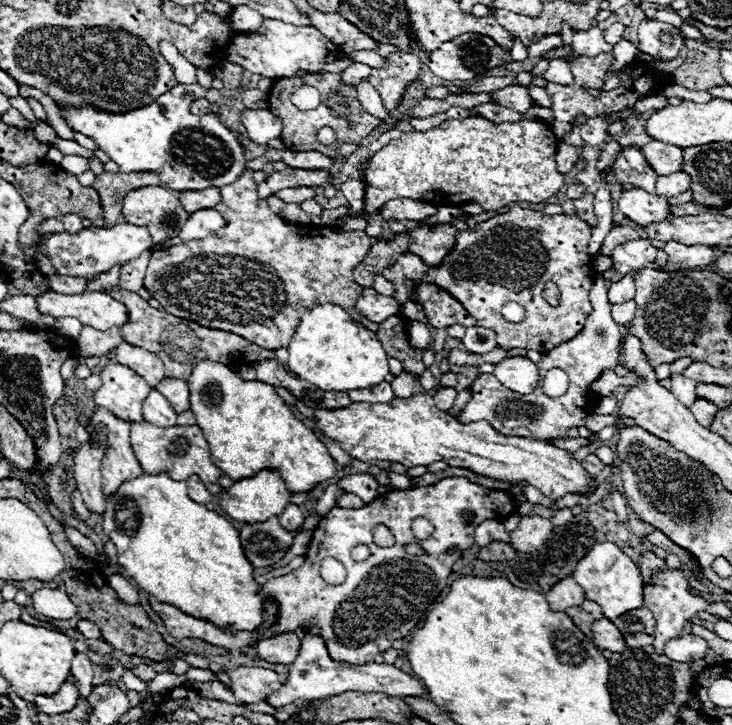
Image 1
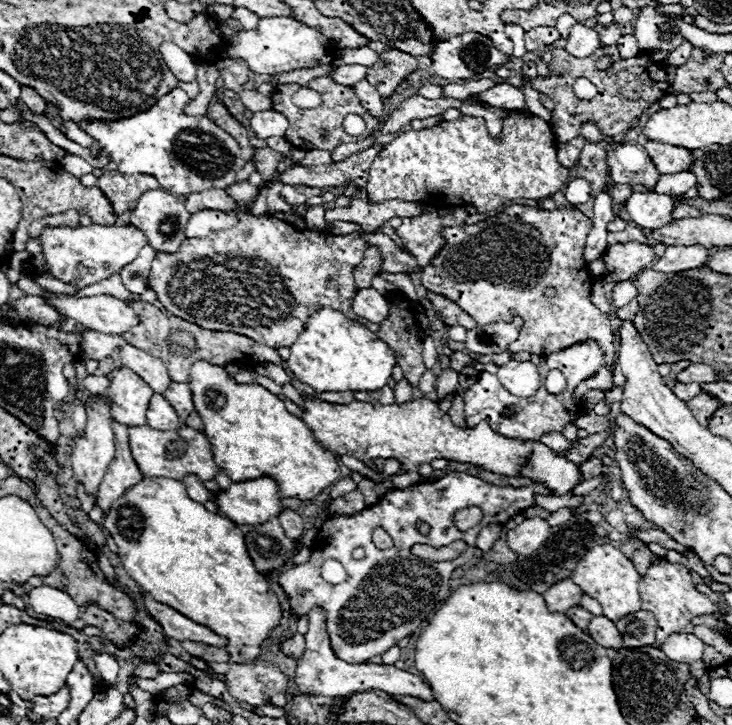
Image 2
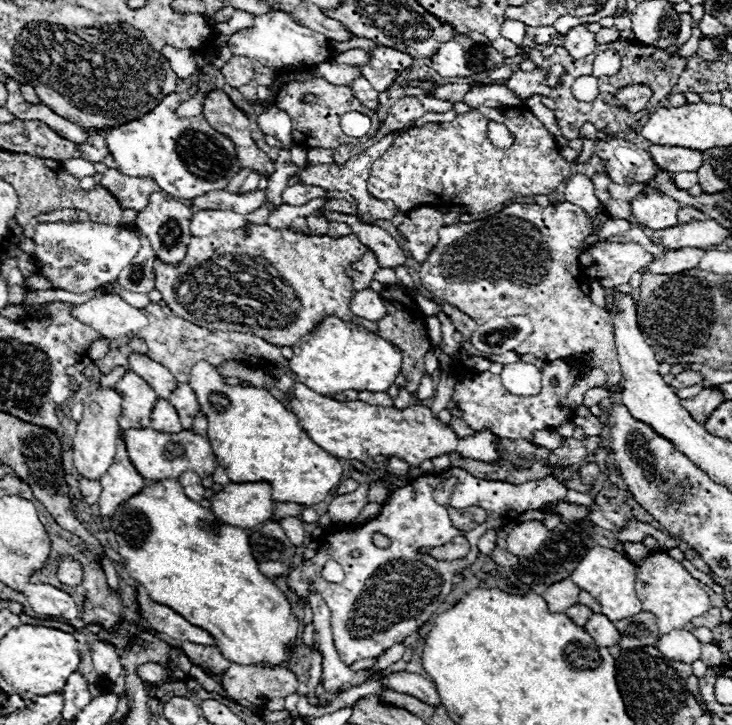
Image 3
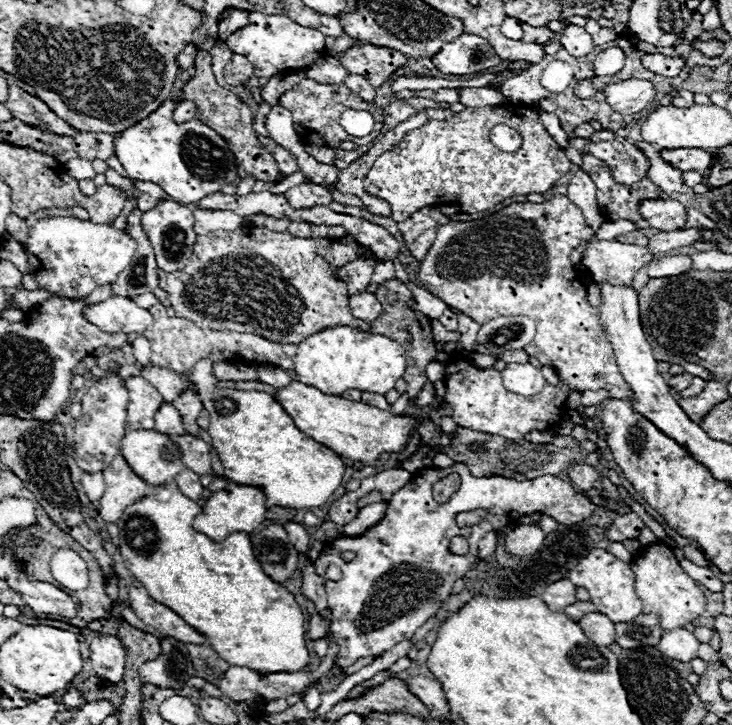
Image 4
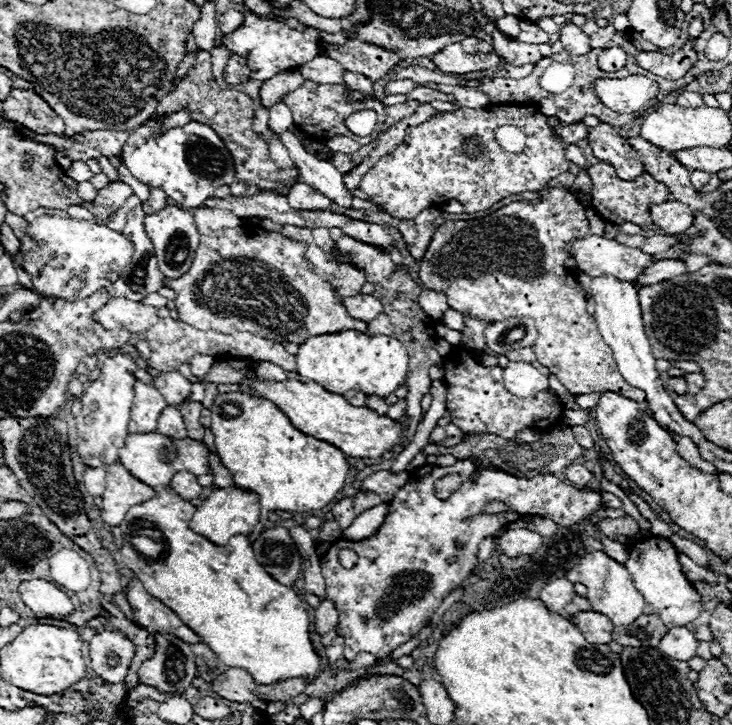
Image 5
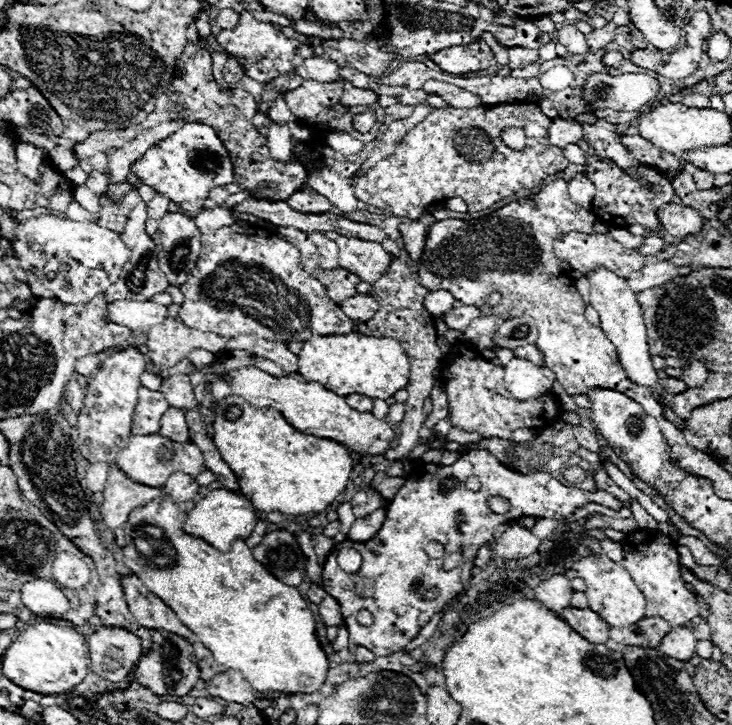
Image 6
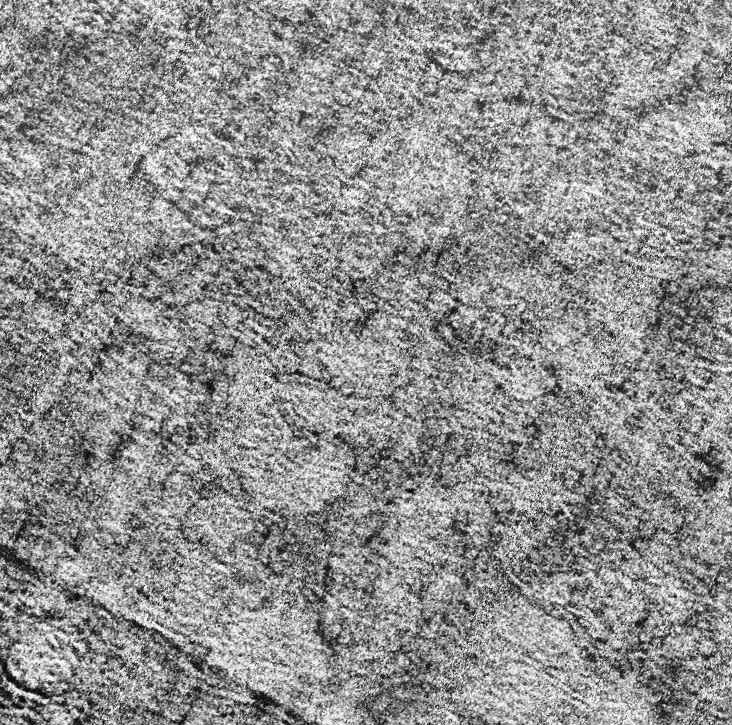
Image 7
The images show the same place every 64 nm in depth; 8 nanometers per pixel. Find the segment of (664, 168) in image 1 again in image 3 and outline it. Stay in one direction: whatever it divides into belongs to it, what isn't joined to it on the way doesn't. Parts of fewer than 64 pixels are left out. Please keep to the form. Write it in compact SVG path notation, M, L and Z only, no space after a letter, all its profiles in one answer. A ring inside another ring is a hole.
M656 144L648 146L652 160L666 172L692 172L702 164L702 154L690 148L660 148Z

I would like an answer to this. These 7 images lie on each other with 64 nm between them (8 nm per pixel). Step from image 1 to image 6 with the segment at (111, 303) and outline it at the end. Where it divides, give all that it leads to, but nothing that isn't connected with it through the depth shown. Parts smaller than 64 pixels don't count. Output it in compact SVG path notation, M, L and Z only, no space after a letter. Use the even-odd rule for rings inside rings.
M116 300L108 304L108 318L114 324L122 324L132 332L148 330L166 318L168 308L150 300Z

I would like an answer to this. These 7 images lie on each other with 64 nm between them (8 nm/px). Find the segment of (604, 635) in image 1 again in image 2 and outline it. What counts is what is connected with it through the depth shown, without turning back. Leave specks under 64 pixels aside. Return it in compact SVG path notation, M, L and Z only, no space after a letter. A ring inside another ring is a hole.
M594 616L588 624L588 634L596 640L596 644L604 648L616 648L616 650L622 648L620 632L614 626L614 622L608 620L606 616Z

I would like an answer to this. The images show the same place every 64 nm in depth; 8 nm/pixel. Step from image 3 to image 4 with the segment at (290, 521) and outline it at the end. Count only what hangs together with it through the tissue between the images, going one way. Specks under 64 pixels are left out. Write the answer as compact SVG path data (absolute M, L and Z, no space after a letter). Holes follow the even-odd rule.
M288 522L288 524L284 524L284 530L288 532L288 538L290 538L290 542L294 544L294 548L296 548L298 552L308 552L310 536L308 536L308 532L306 532L306 528L304 528L302 524L298 524L298 522Z

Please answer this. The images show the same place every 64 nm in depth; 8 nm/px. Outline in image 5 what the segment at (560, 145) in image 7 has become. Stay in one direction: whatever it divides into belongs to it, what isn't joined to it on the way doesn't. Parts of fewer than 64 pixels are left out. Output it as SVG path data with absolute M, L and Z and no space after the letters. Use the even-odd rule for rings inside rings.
M570 124L570 126L560 126L558 128L558 140L568 146L568 144L574 144L578 140L584 140L588 134L588 126L586 124Z

